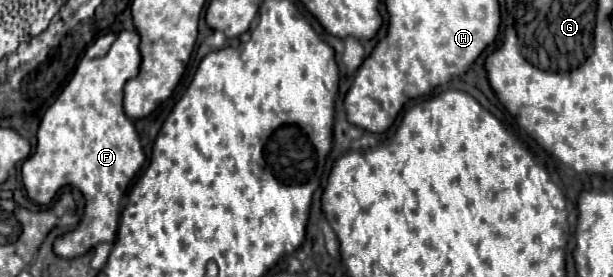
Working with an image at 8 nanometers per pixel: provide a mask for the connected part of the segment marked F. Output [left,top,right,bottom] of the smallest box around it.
[21,31,145,259]

